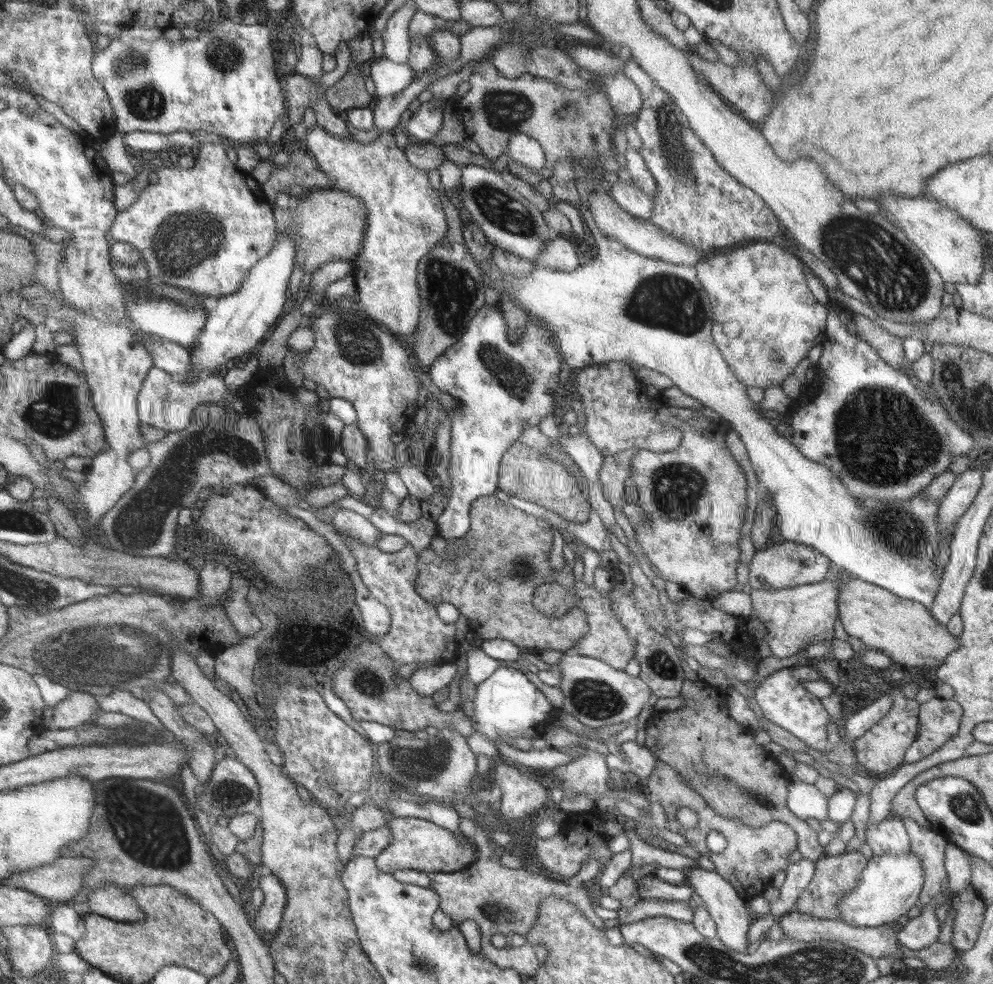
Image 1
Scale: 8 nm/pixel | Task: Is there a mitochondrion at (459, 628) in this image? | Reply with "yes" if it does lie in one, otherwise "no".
no

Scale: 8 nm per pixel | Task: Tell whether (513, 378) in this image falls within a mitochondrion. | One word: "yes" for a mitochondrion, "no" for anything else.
yes

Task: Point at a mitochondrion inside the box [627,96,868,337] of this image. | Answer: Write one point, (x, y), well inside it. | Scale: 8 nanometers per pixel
(673, 151)

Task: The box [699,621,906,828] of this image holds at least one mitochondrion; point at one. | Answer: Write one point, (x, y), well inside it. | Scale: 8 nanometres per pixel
(758, 798)

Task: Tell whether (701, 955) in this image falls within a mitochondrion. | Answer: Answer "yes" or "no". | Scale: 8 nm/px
yes

